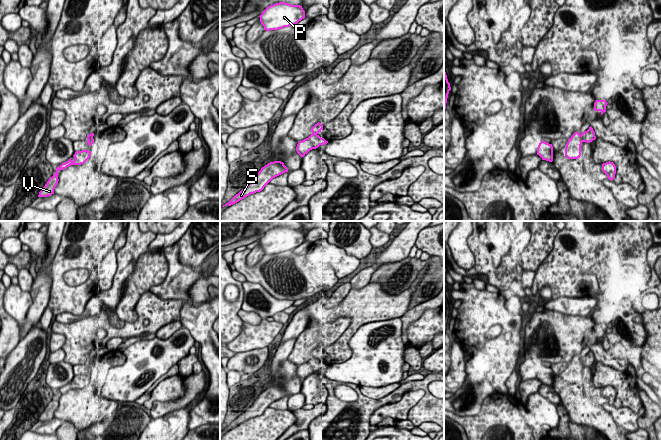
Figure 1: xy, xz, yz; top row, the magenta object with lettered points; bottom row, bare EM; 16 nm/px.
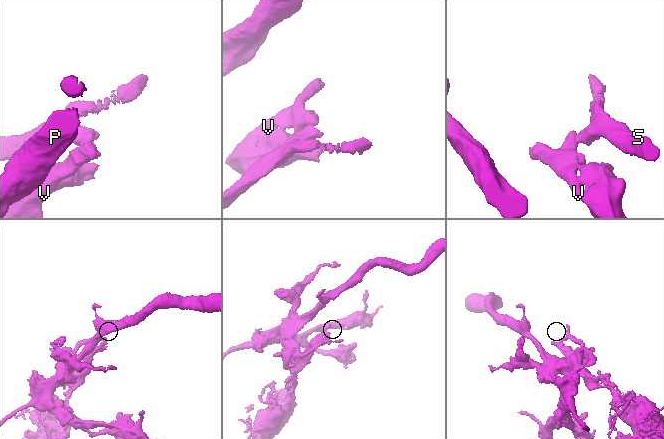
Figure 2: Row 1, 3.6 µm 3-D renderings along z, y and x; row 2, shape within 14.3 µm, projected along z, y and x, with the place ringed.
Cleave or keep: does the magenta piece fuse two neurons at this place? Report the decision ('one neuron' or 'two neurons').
two neurons

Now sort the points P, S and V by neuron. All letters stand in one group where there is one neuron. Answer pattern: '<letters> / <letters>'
P S / V

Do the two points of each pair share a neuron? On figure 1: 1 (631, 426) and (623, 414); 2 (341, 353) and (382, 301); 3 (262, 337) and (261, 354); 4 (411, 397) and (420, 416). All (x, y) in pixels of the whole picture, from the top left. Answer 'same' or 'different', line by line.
1: same
2: same
3: different
4: different

